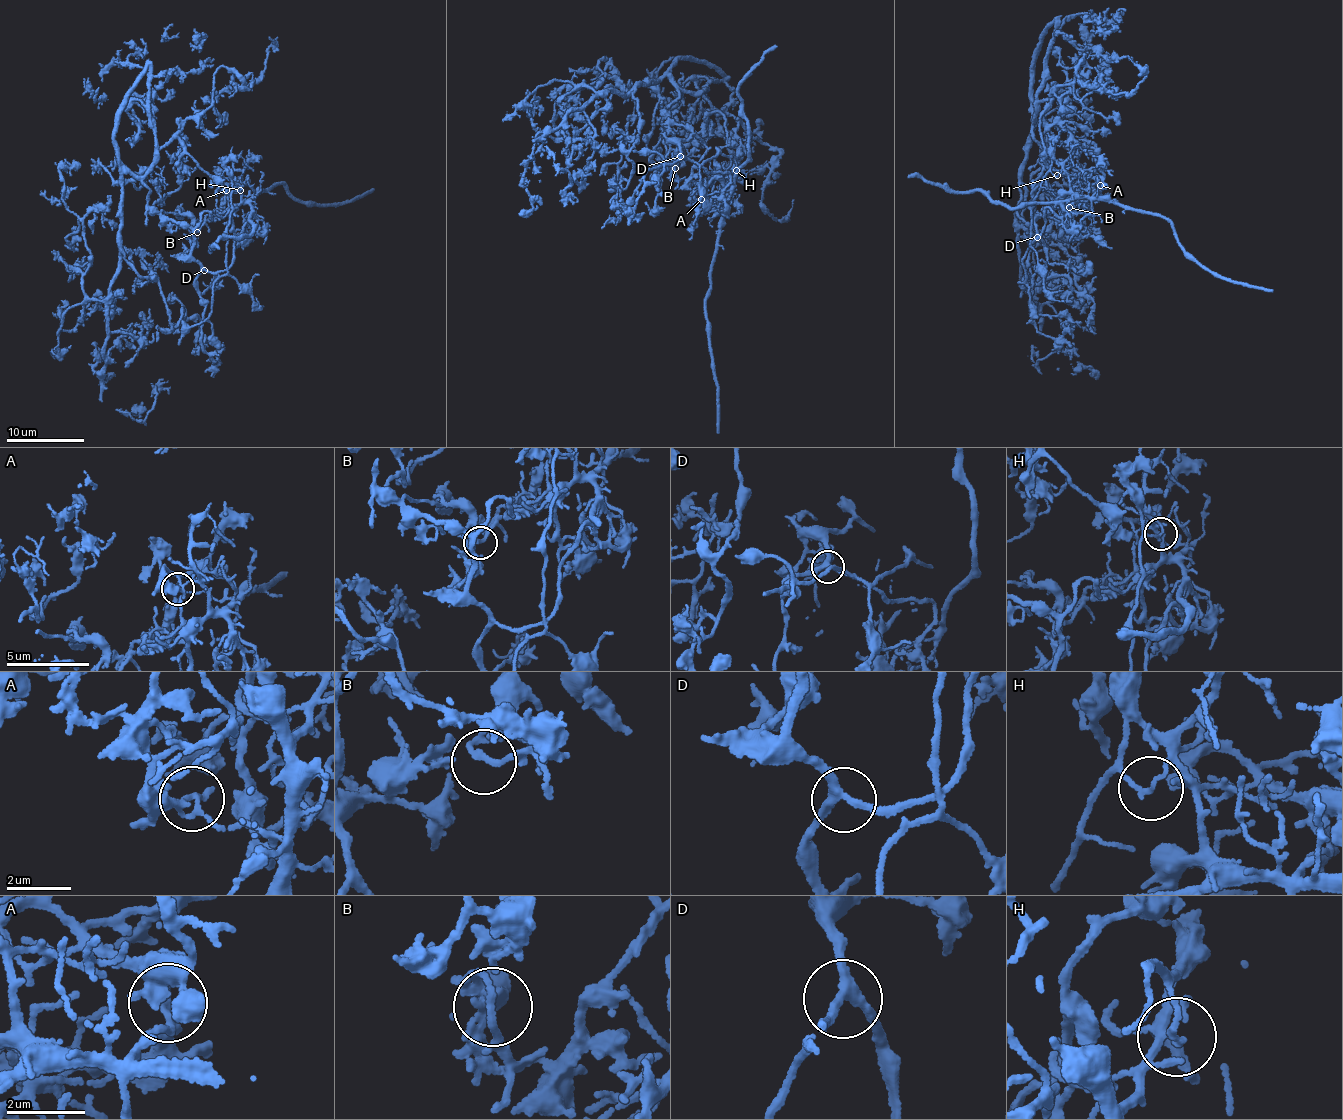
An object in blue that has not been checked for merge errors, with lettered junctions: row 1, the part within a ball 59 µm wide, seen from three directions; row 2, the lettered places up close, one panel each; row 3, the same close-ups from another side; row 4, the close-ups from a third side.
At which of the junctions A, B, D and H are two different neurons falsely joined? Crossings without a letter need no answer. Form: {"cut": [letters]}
{"cut": ["A", "H"]}

